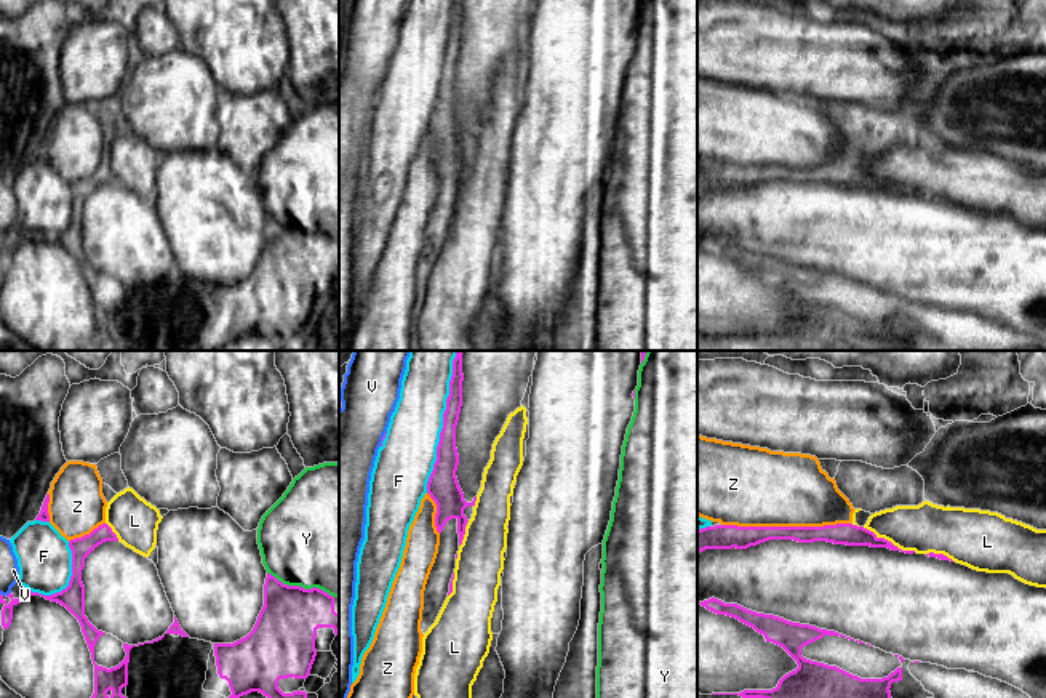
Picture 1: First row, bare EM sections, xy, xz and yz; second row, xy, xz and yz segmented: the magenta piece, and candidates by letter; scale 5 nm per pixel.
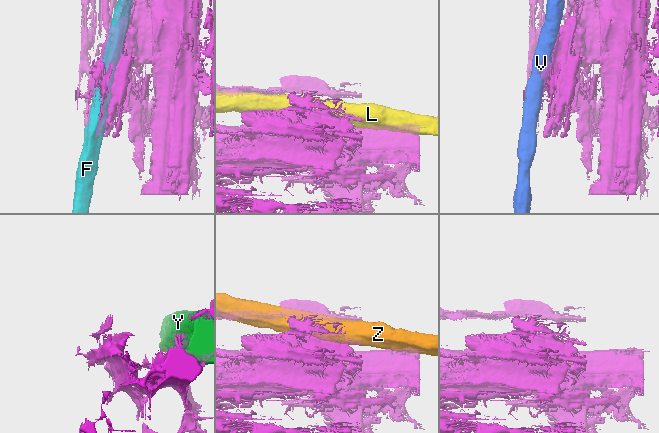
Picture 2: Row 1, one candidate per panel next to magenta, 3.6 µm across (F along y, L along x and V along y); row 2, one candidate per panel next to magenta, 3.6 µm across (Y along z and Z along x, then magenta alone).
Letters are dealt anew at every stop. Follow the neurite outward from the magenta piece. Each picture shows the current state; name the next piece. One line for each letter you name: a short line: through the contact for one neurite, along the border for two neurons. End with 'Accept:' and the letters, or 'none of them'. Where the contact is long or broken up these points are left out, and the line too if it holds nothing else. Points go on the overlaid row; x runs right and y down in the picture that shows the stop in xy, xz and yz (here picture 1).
Accept: none of them

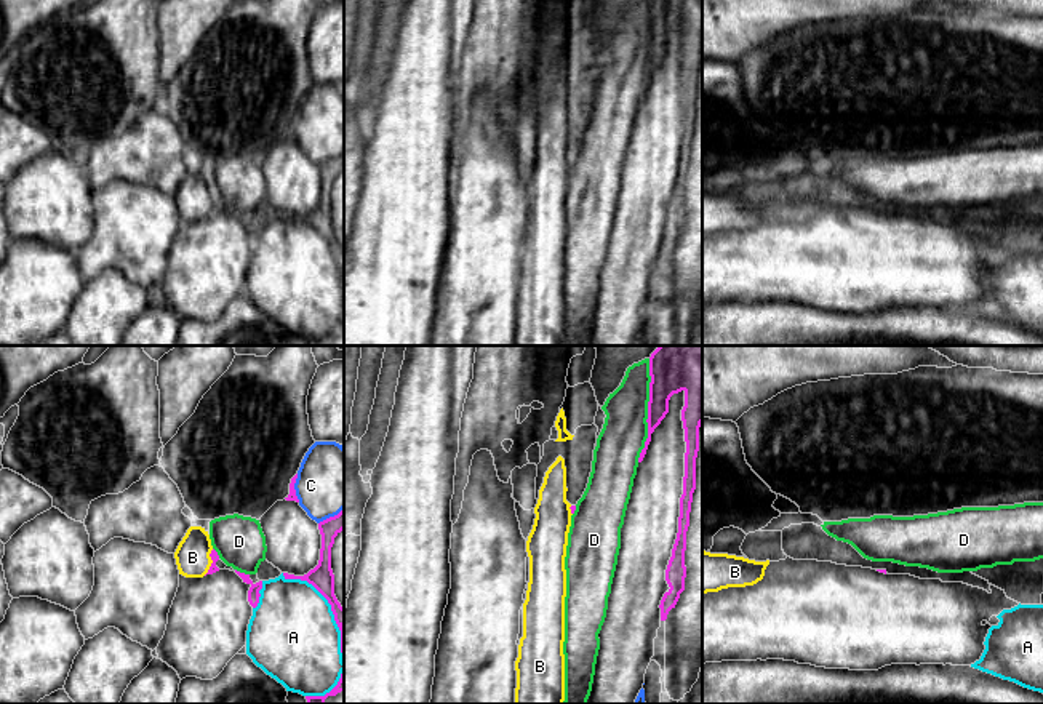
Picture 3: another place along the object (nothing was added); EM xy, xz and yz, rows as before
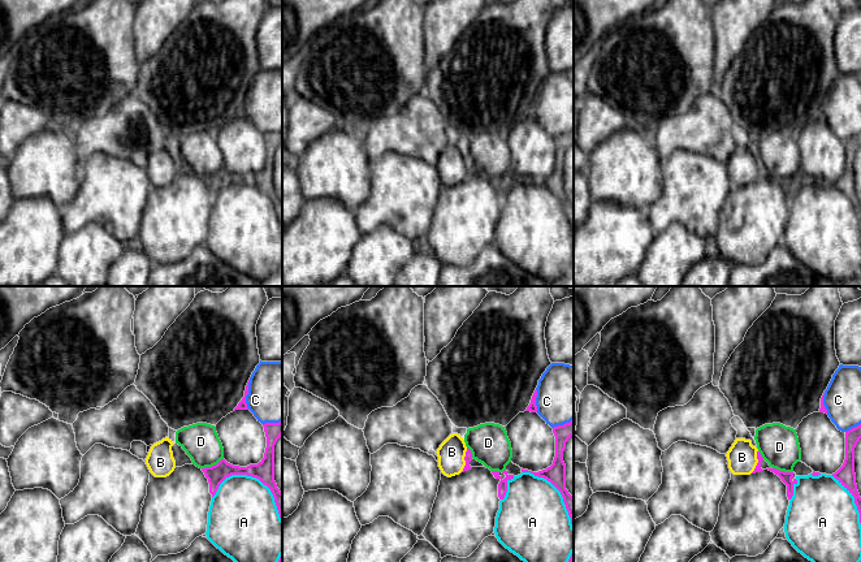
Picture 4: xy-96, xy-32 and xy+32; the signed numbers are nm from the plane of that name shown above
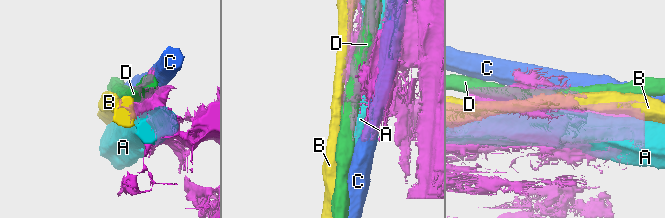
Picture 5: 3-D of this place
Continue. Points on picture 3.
Accept: none of them

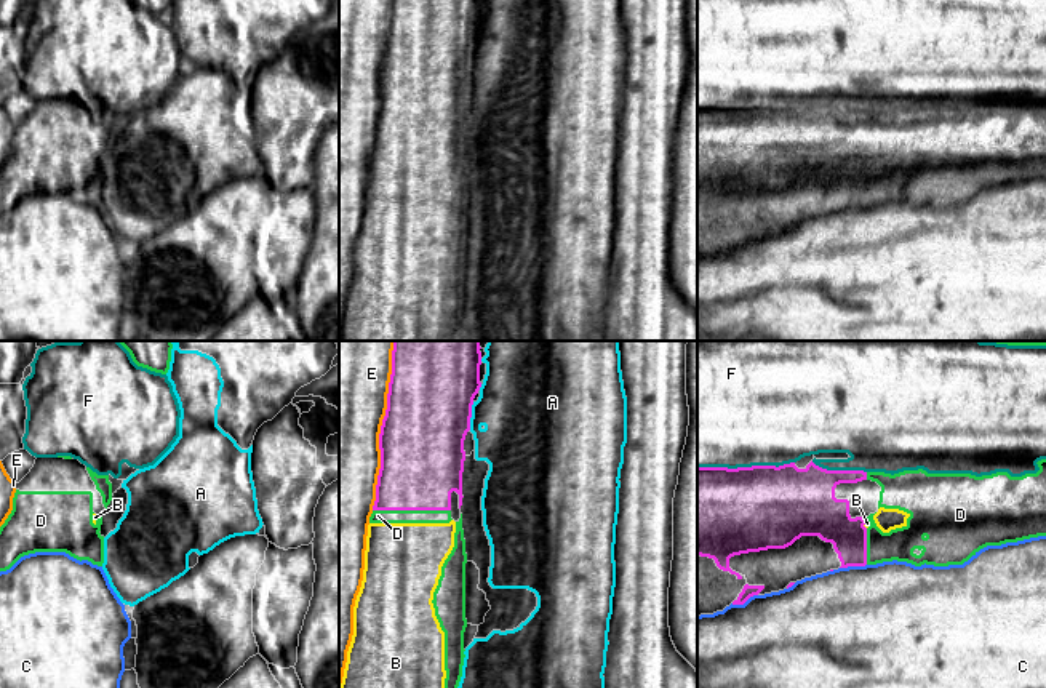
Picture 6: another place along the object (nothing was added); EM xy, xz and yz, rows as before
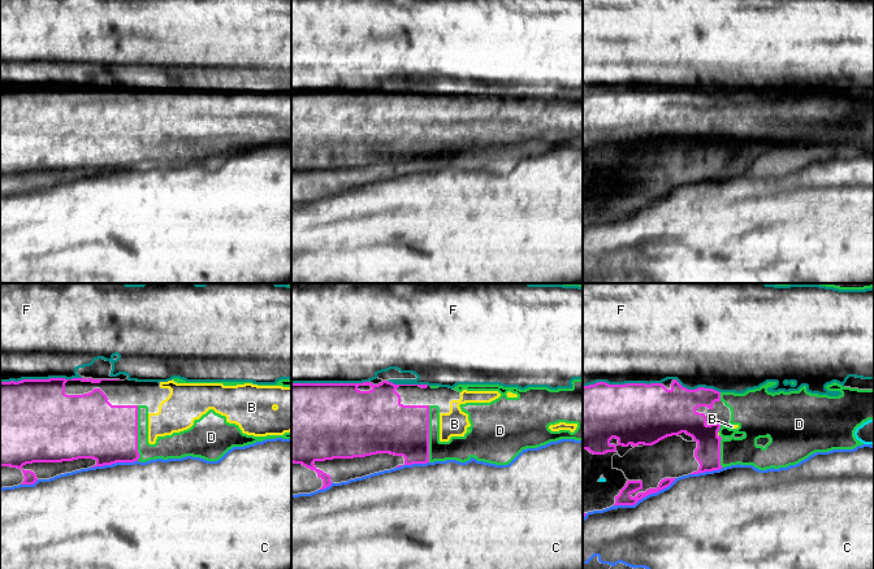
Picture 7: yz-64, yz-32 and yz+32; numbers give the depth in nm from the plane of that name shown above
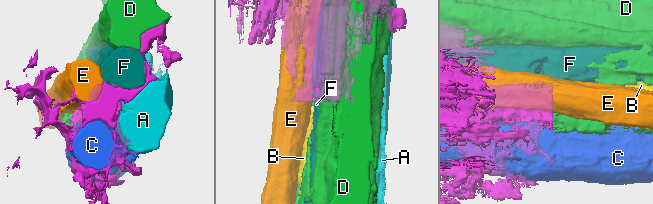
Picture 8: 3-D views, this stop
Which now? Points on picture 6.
B: Line: yz (816, 511), (834, 524), (864, 524), (867, 524)
Accept: B

